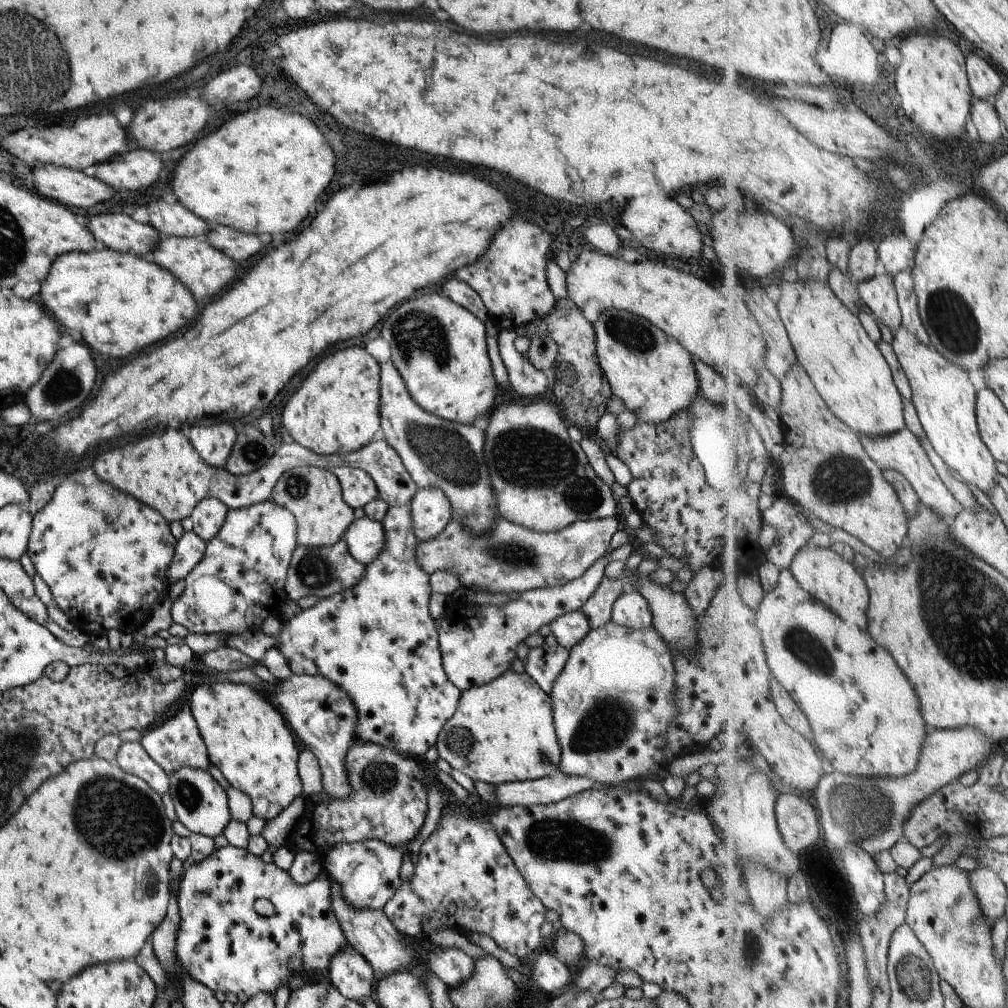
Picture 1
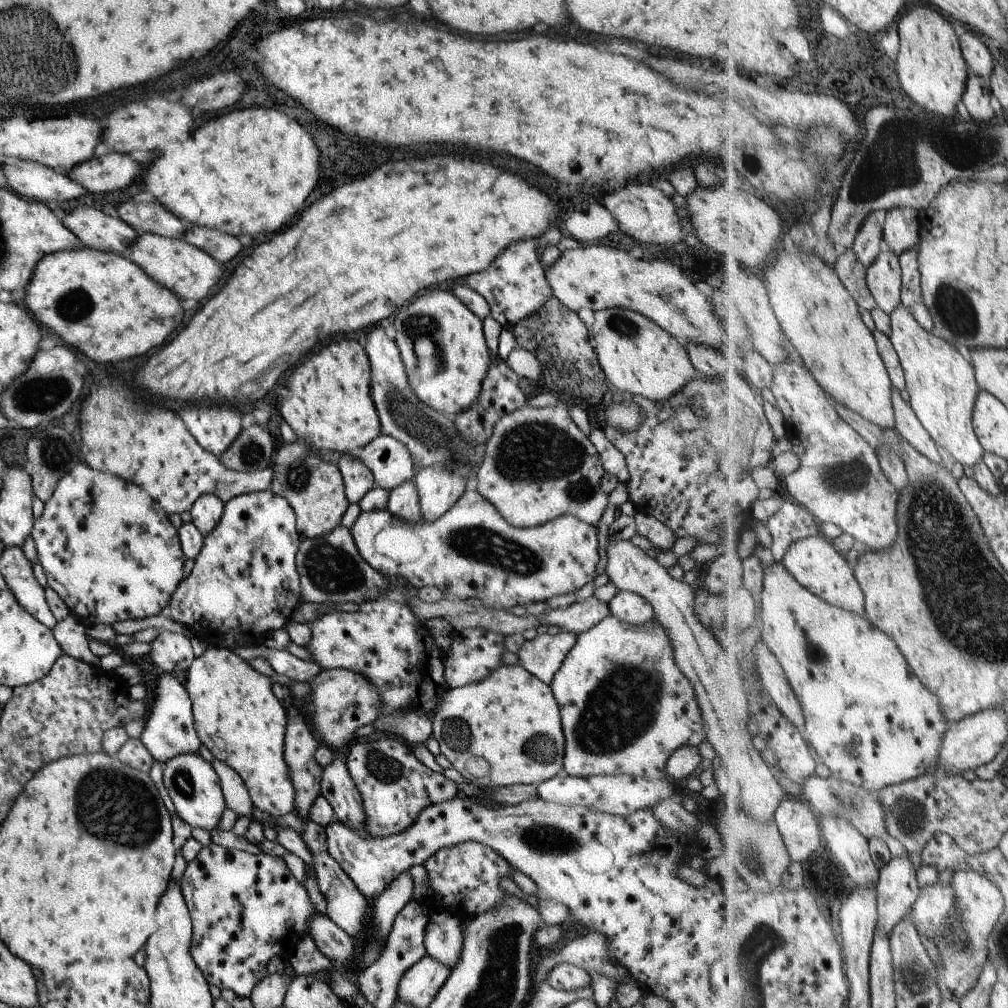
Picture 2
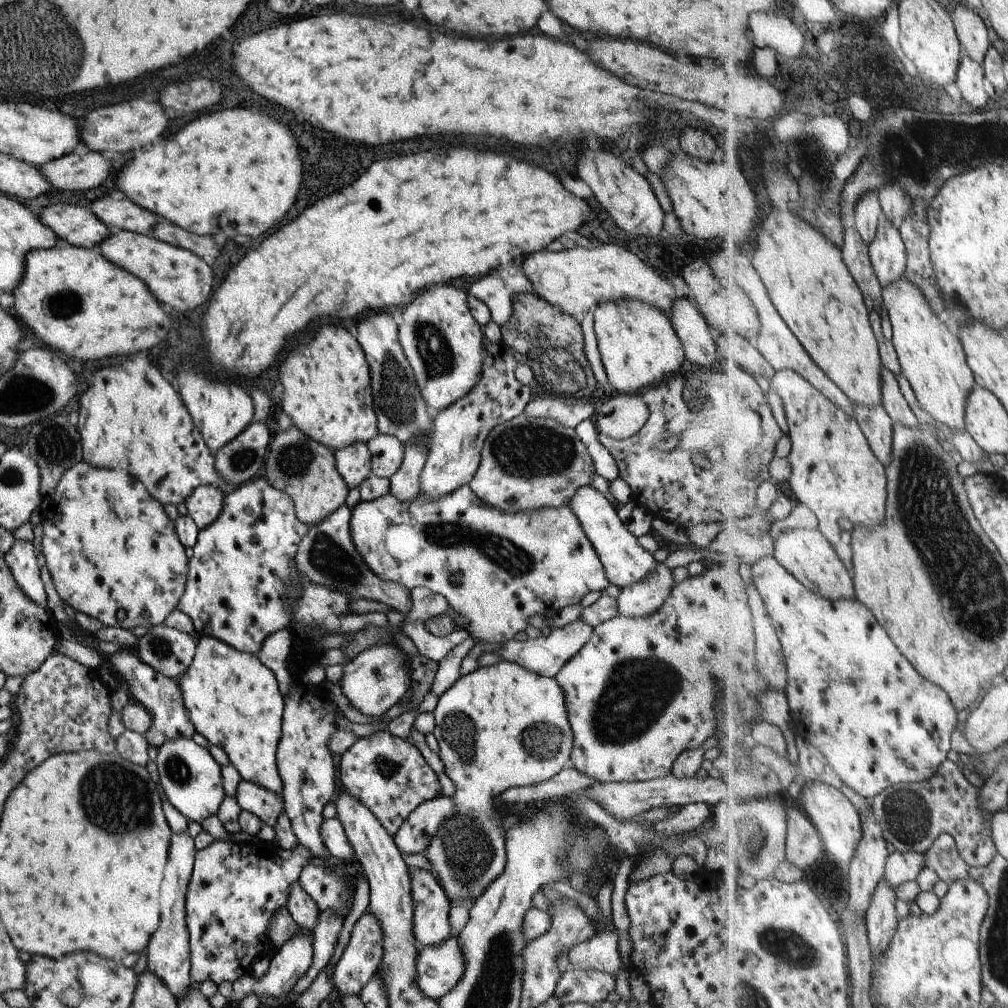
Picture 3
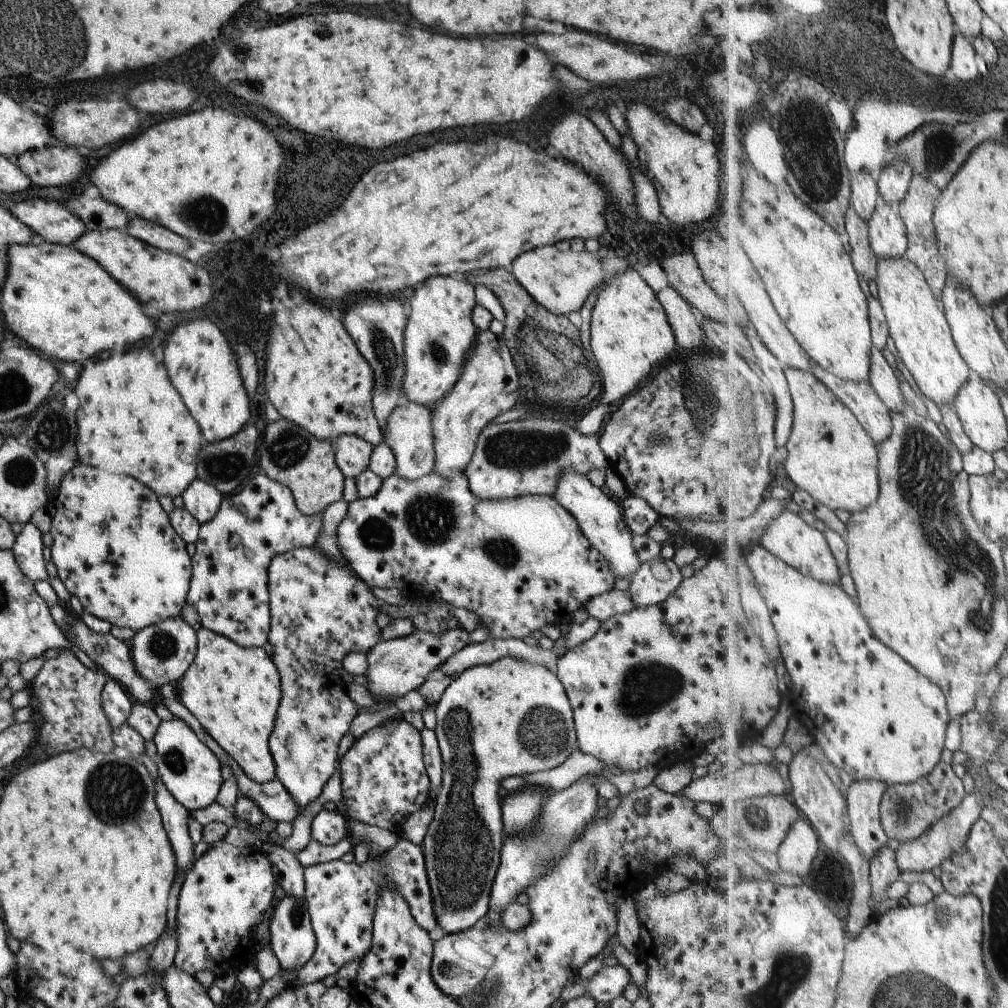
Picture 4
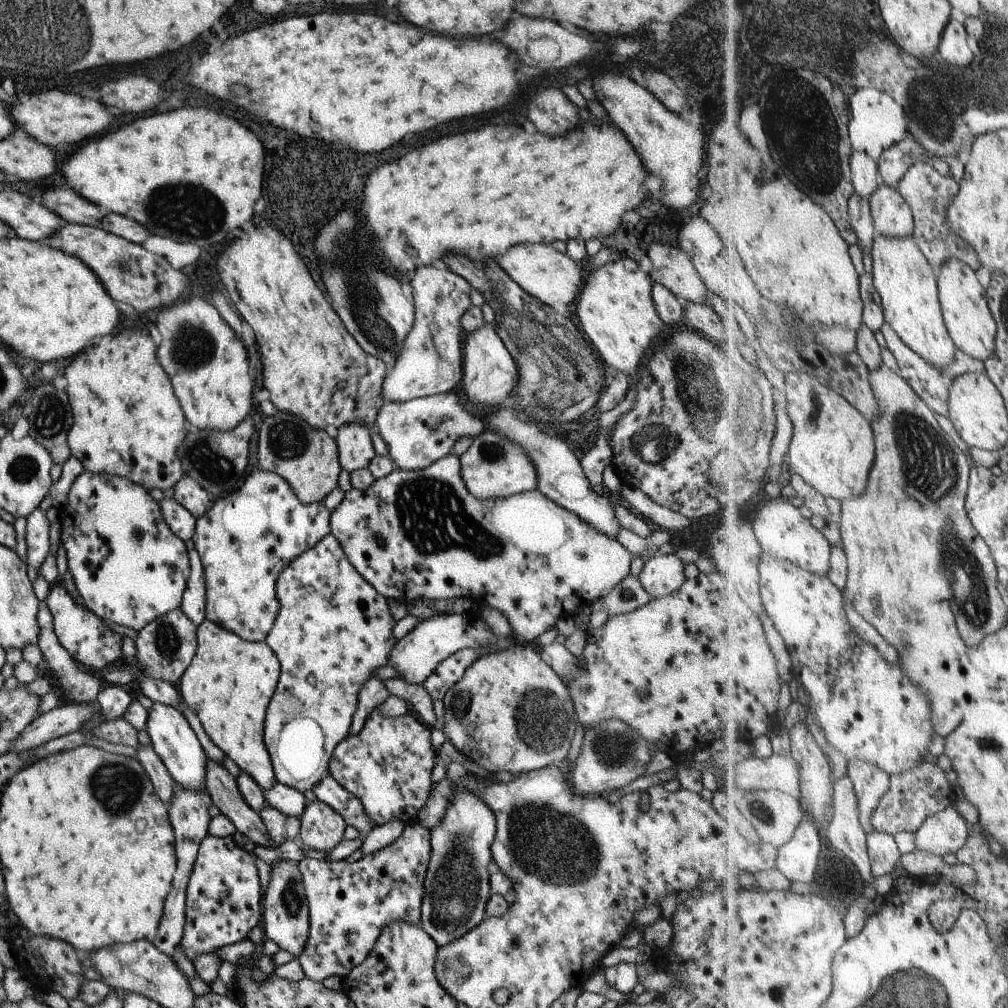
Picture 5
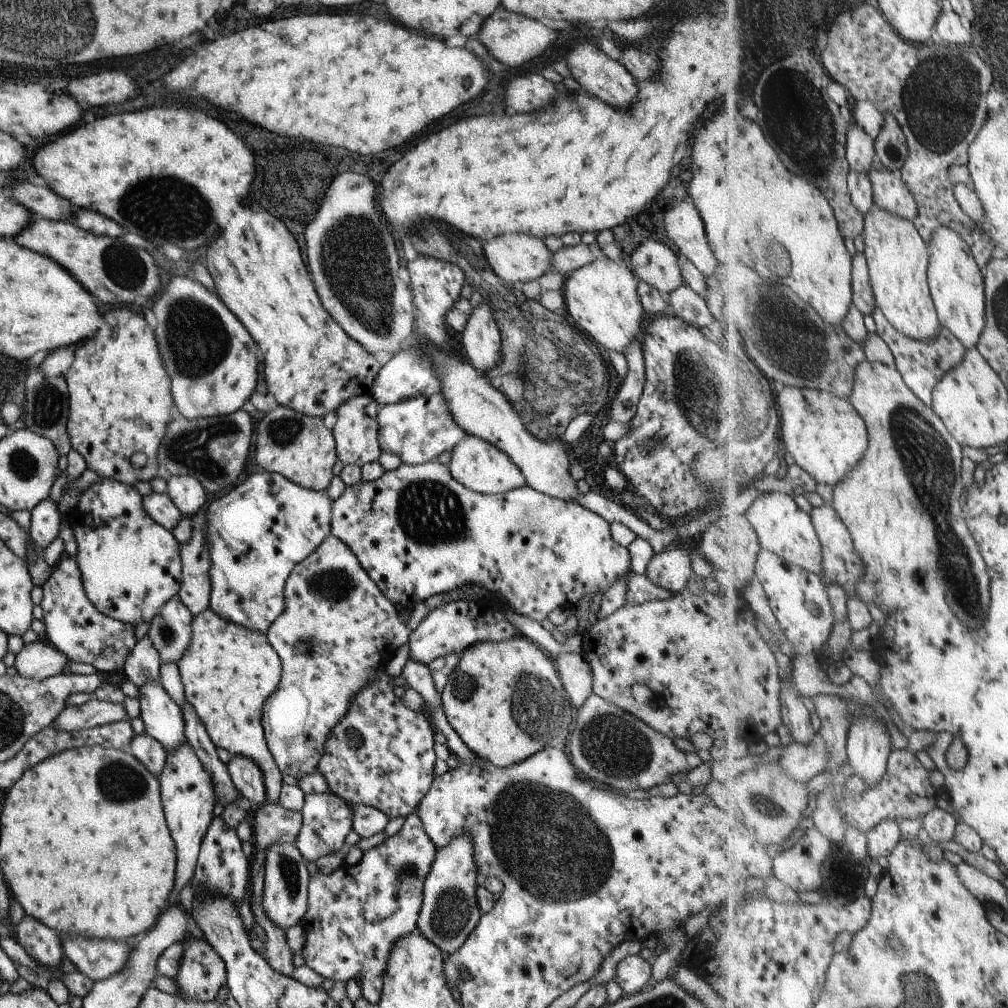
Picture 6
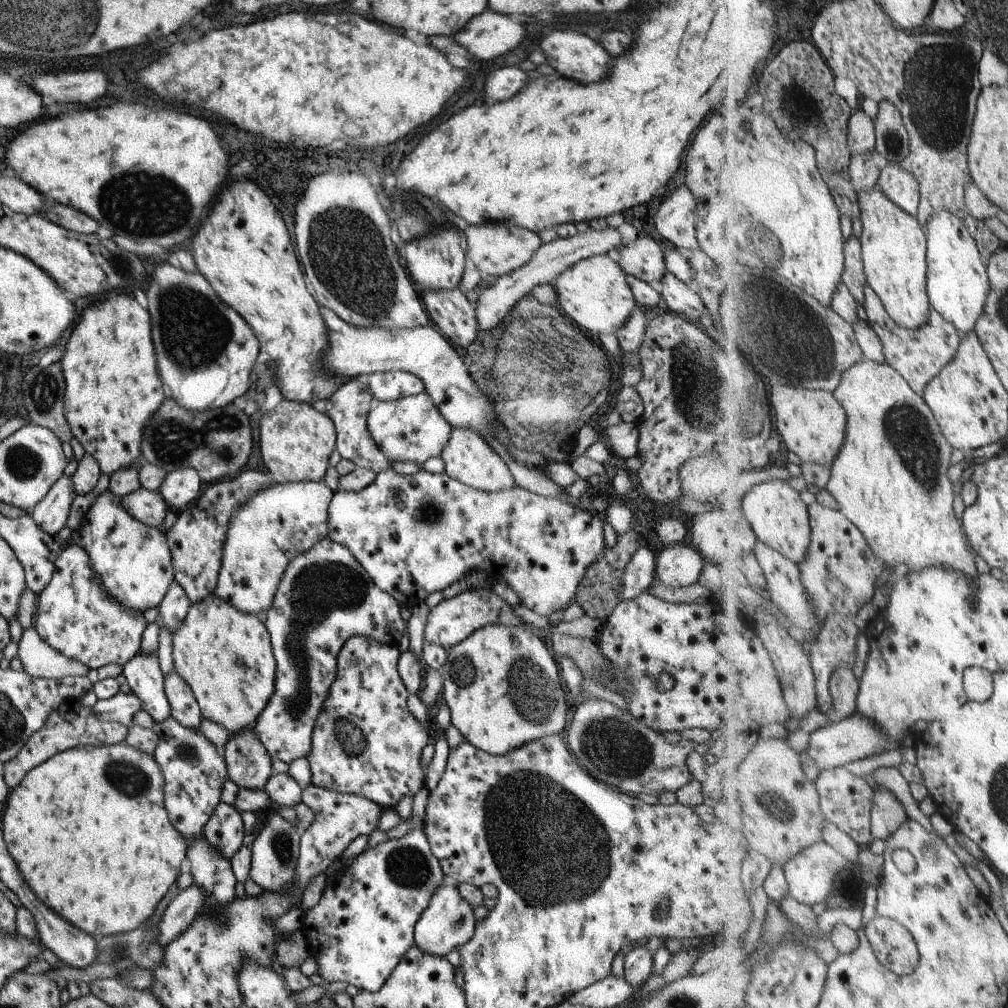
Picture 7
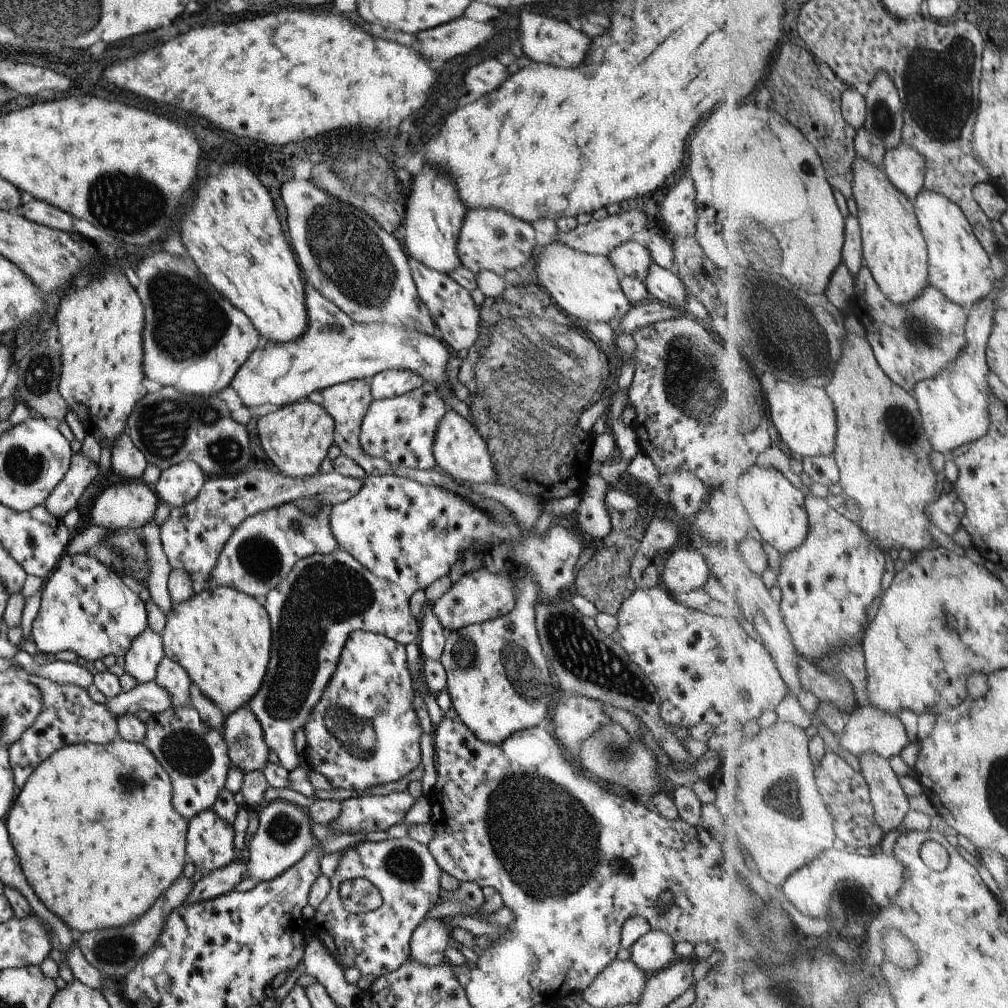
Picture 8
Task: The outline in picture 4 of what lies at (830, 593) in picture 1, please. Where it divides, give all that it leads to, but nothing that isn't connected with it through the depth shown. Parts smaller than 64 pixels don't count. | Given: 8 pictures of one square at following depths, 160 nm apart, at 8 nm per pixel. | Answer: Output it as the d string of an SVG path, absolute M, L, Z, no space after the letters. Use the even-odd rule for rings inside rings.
M783 510L780 515L772 518L764 530L759 544L763 545L770 553L781 557L791 566L797 567L806 575L816 578L819 582L840 585L841 572L839 572L837 560L827 544L825 534L817 527L811 526L804 518L801 518L800 514Z

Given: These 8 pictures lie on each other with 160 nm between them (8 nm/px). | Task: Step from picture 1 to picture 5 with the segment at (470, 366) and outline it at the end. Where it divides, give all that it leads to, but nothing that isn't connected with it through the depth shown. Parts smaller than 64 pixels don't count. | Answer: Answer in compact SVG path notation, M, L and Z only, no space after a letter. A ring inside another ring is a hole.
M419 266L410 280L414 321L398 350L393 366L382 380L384 402L403 402L449 392L462 378L461 325L459 317L471 306L469 283L448 268Z

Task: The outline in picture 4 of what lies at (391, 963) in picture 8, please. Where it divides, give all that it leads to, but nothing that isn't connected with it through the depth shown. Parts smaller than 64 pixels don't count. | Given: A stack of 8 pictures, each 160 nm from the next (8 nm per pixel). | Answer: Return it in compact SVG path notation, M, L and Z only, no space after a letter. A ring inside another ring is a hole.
M398 838L392 847L382 850L378 857L369 857L361 864L356 864L354 861L345 863L341 859L335 859L329 862L317 863L316 865L305 865L303 866L302 875L306 913L310 918L316 945L312 957L296 972L296 982L299 982L299 985L319 982L325 976L335 975L343 965L361 959L369 950L372 939L371 922L374 915L375 901L385 884L395 889L405 899L413 920L423 930L428 932L435 928L436 920L431 904L422 848L407 839Z

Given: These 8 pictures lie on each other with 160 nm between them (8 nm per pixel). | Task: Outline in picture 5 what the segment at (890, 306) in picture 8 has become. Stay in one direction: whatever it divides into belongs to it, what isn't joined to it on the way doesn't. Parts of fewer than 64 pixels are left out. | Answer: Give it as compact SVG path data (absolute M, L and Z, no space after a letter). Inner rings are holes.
M885 323L881 332L886 340L886 344L889 350L893 352L895 358L897 358L901 372L900 375L916 390L916 393L920 395L929 408L936 411L948 418L948 396L952 388L953 381L959 375L968 373L971 370L971 366L977 366L977 370L985 370L985 364L981 359L973 358L969 356L964 350L957 348L956 355L952 363L947 366L938 367L933 363L930 363L927 359L924 359L917 351L914 351L898 334L897 331L889 324Z

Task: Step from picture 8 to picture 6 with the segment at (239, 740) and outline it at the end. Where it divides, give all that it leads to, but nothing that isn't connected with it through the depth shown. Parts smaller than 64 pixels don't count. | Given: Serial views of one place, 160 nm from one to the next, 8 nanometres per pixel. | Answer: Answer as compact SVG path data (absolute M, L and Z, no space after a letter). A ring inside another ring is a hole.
M231 755L225 765L239 796L247 800L252 808L266 800L264 776L253 759L243 755Z

